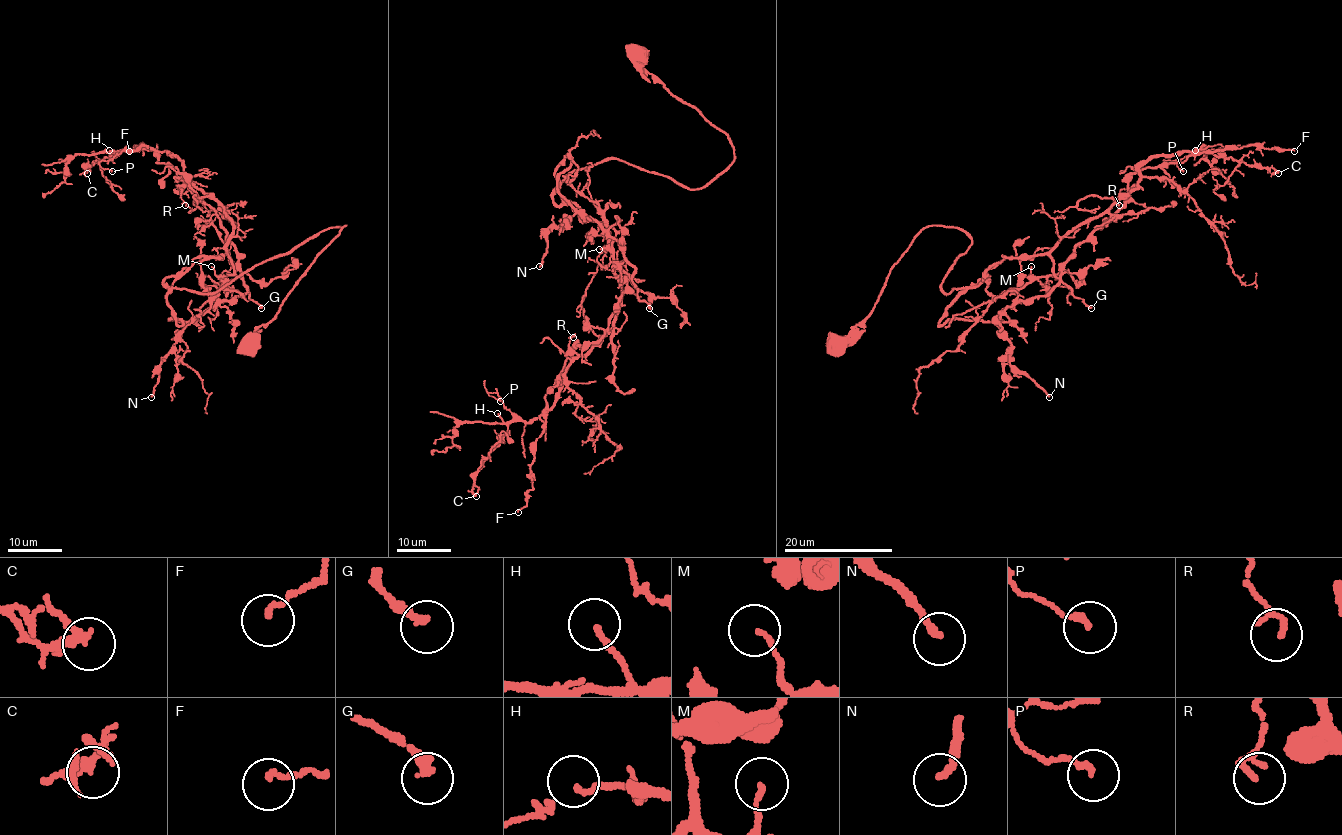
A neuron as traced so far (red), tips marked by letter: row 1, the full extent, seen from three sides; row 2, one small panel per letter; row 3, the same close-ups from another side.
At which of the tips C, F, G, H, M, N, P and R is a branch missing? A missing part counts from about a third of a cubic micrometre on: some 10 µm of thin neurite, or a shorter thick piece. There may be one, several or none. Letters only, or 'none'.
C, G, H, N

